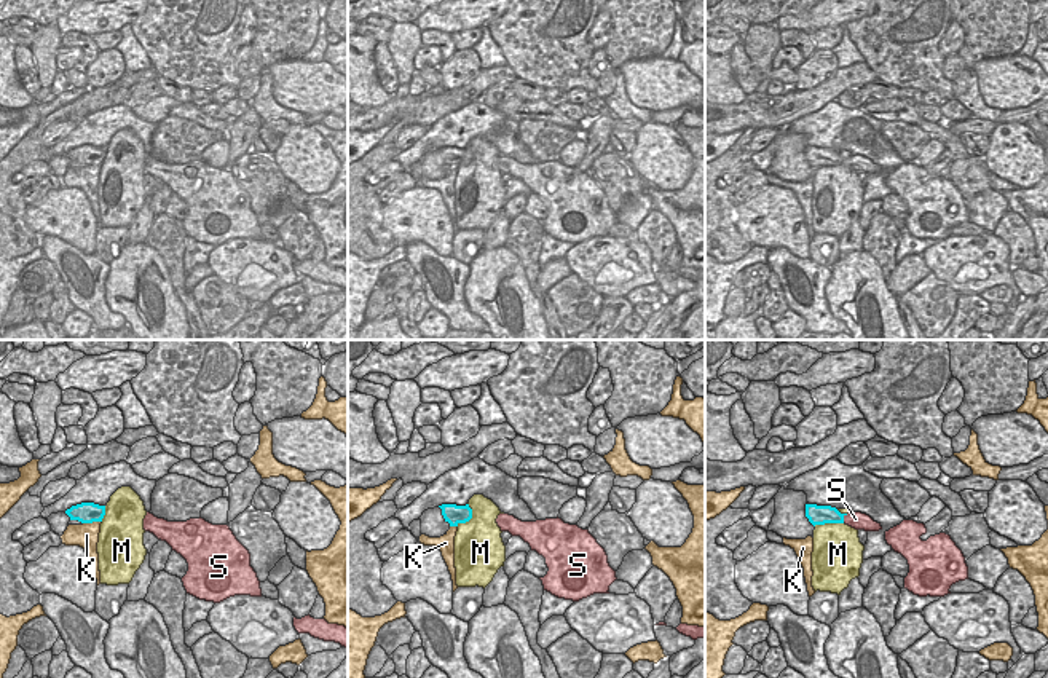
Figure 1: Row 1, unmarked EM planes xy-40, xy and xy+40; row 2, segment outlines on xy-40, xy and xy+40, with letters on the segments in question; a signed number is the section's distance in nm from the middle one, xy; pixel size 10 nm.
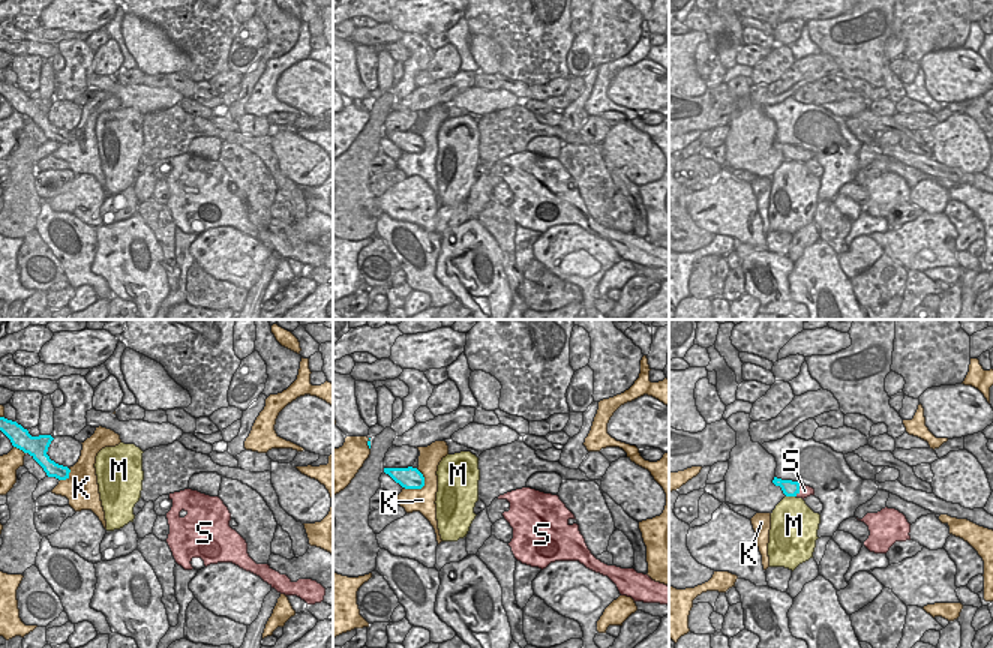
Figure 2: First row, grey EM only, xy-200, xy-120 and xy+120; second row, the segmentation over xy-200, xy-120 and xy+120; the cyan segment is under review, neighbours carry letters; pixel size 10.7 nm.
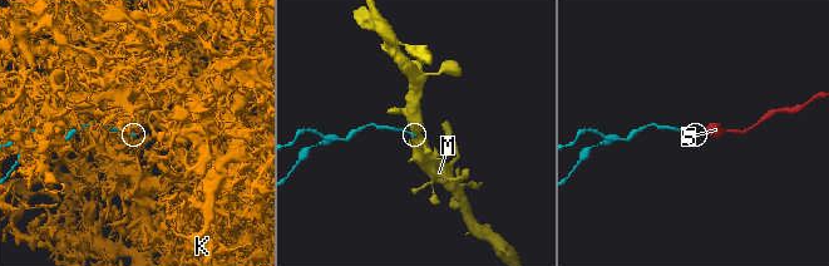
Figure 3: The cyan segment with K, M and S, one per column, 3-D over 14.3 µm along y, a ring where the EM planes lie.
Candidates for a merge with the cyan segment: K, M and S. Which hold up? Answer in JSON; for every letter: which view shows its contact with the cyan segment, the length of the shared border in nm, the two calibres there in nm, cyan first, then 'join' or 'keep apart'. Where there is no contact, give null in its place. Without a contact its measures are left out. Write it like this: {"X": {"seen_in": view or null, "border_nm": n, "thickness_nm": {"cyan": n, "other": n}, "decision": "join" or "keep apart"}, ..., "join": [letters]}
{"K": {"seen_in": "xy-40", "border_nm": 190, "thickness_nm": {"cyan": 220, "other": 240}, "decision": "keep apart"}, "M": {"seen_in": "xy", "border_nm": 260, "thickness_nm": {"cyan": 200, "other": 460}, "decision": "keep apart"}, "S": {"seen_in": "xy+40", "border_nm": 110, "thickness_nm": {"cyan": 190, "other": 170}, "decision": "join"}, "join": ["S"]}

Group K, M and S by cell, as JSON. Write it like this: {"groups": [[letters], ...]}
{"groups": [["K"], ["M"], ["S"]]}

